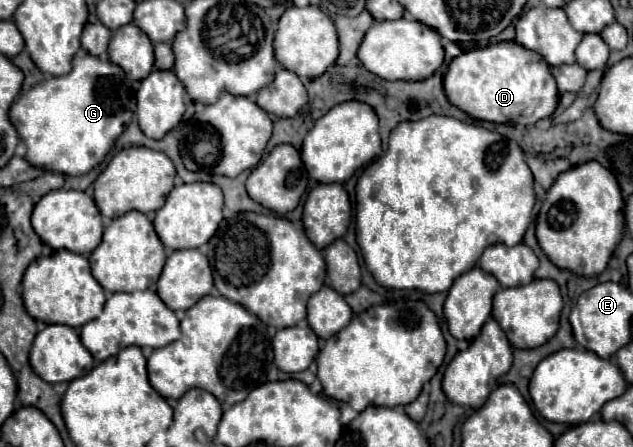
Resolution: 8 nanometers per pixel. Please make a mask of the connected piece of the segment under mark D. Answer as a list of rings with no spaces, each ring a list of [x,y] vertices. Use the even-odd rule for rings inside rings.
[[[503,41],[495,45],[487,45],[483,49],[467,51],[459,57],[455,57],[447,69],[447,75],[443,79],[447,99],[471,115],[473,119],[491,121],[491,123],[509,123],[509,125],[535,125],[539,119],[551,117],[559,103],[559,91],[557,83],[553,83],[553,75],[549,69],[549,63],[535,51],[529,51],[527,47],[521,47],[515,41]]]

